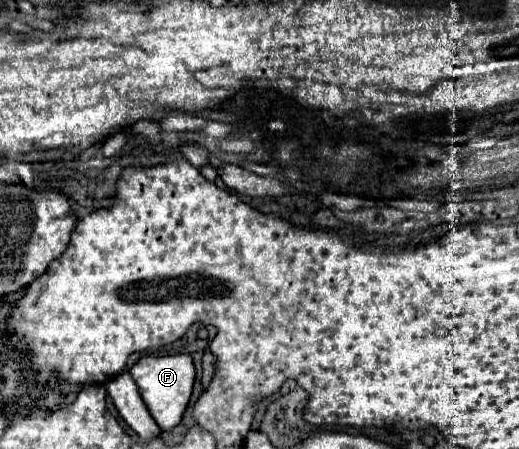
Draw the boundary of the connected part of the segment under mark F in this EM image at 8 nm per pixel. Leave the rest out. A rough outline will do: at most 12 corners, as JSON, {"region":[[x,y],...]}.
{"region":[[146,355],[130,369],[162,431],[180,425],[190,355]]}

